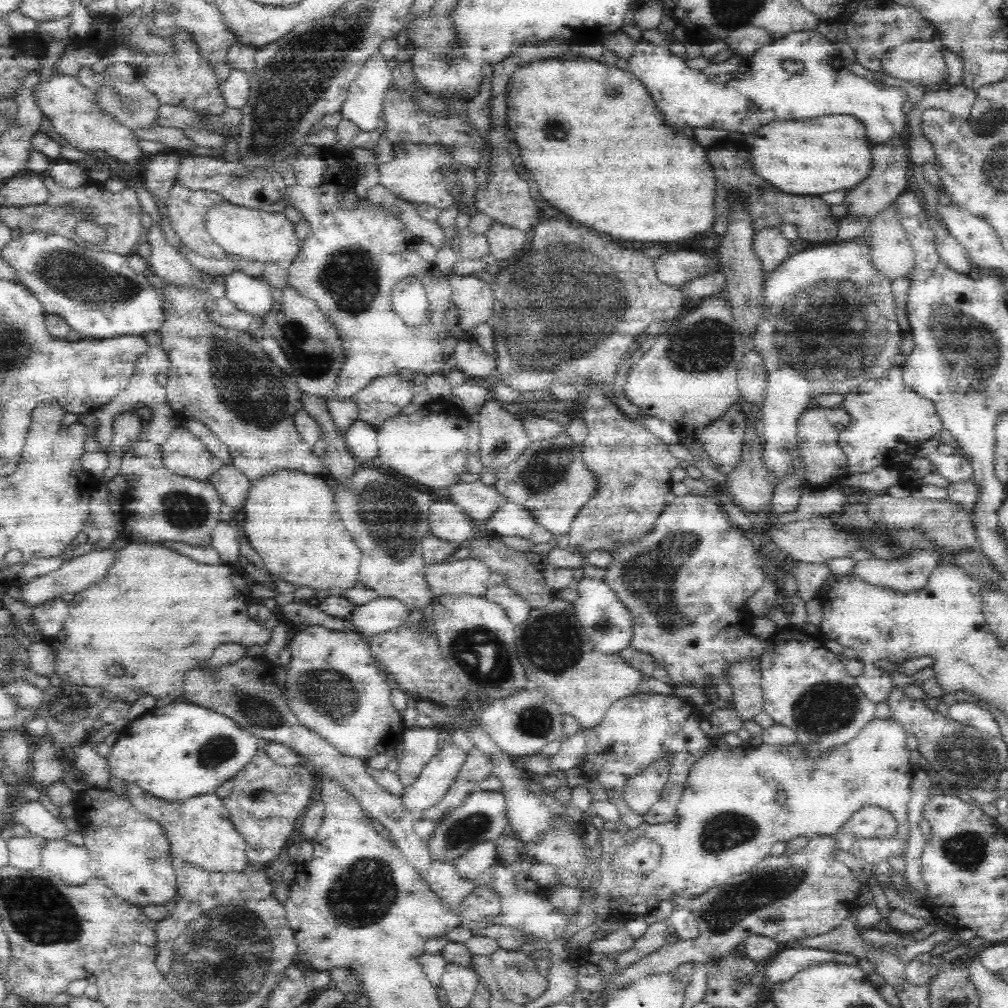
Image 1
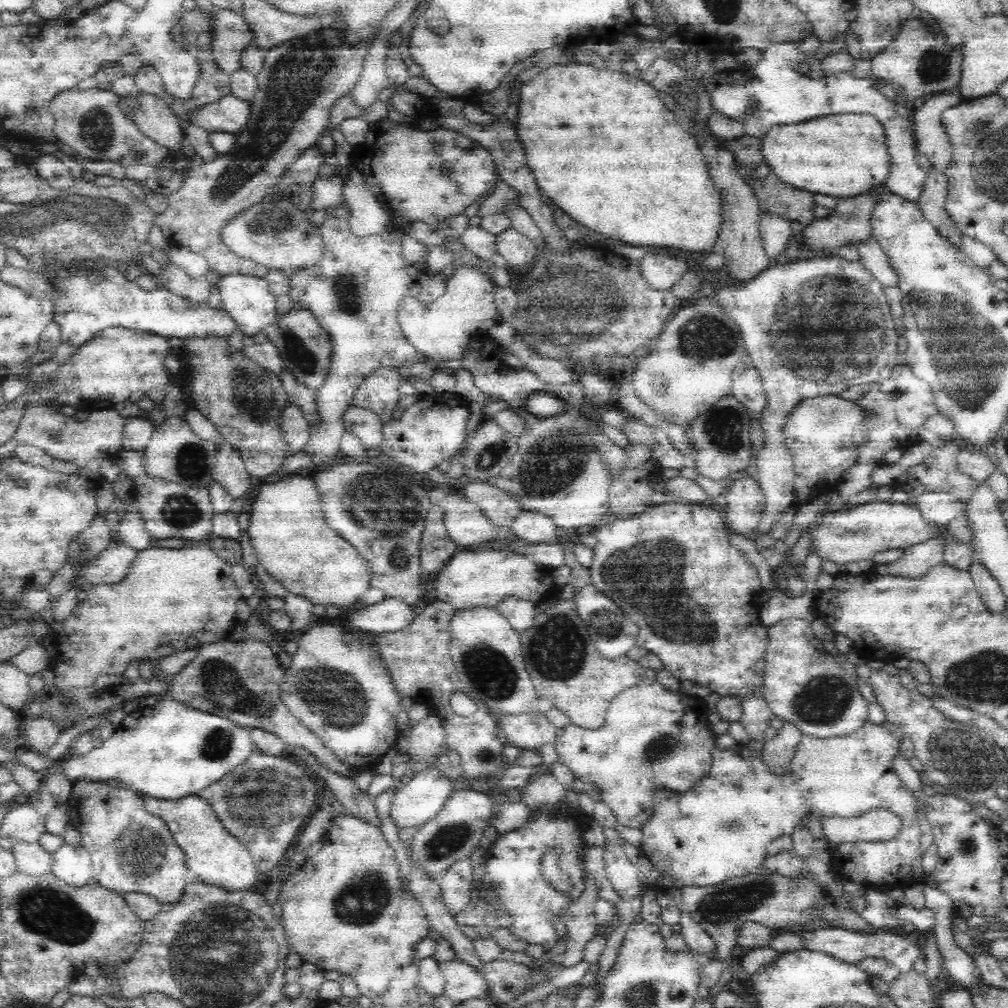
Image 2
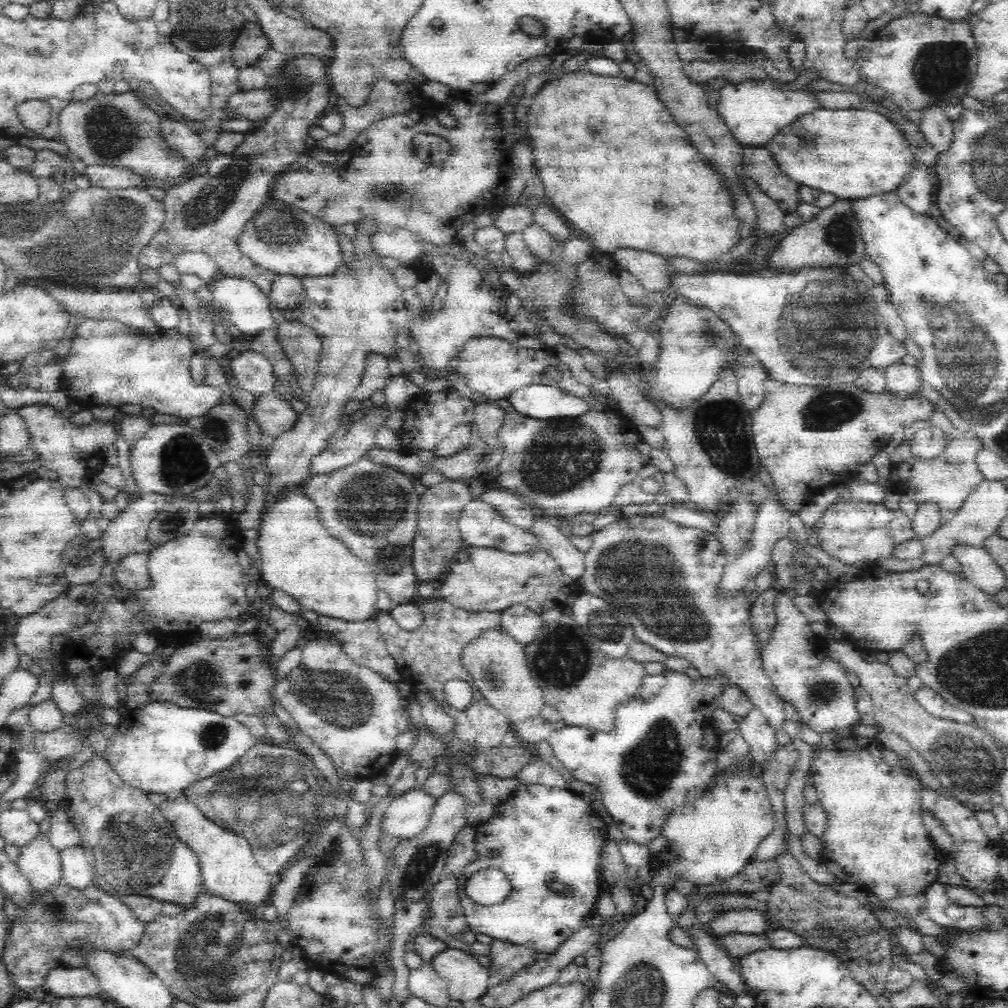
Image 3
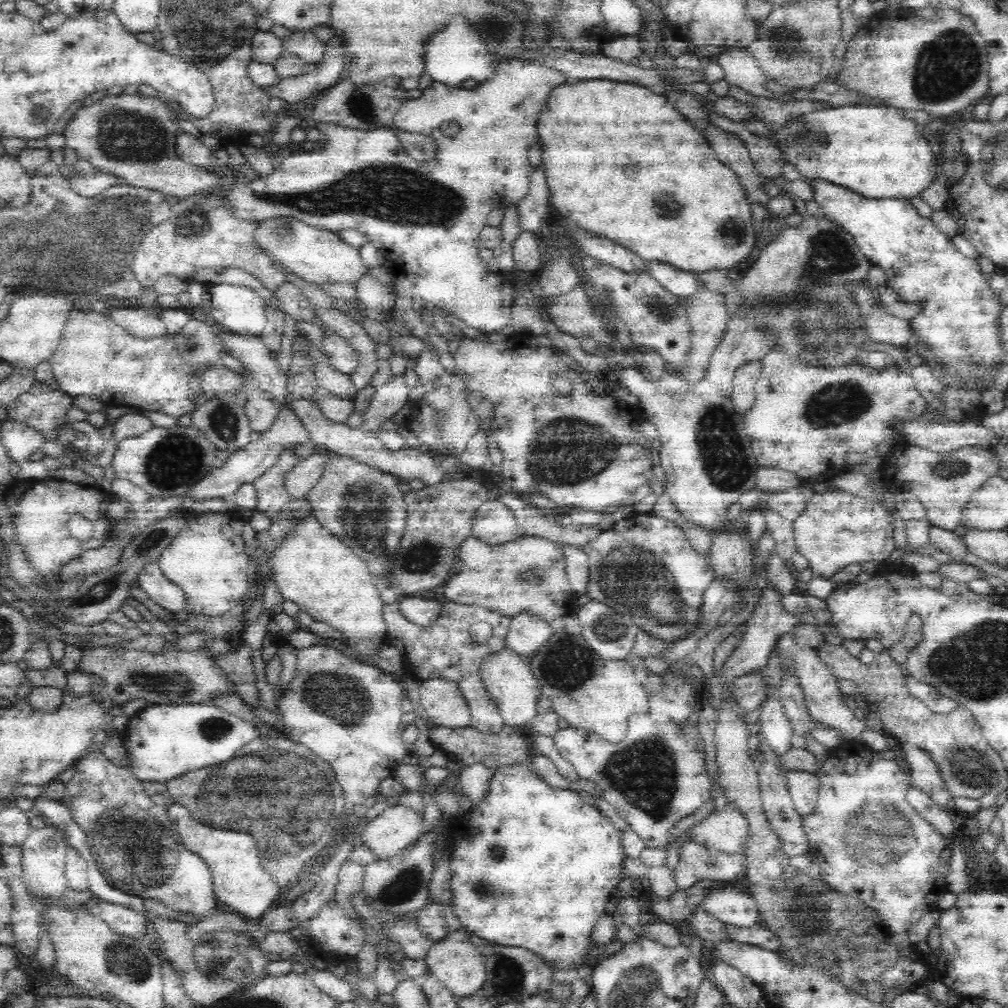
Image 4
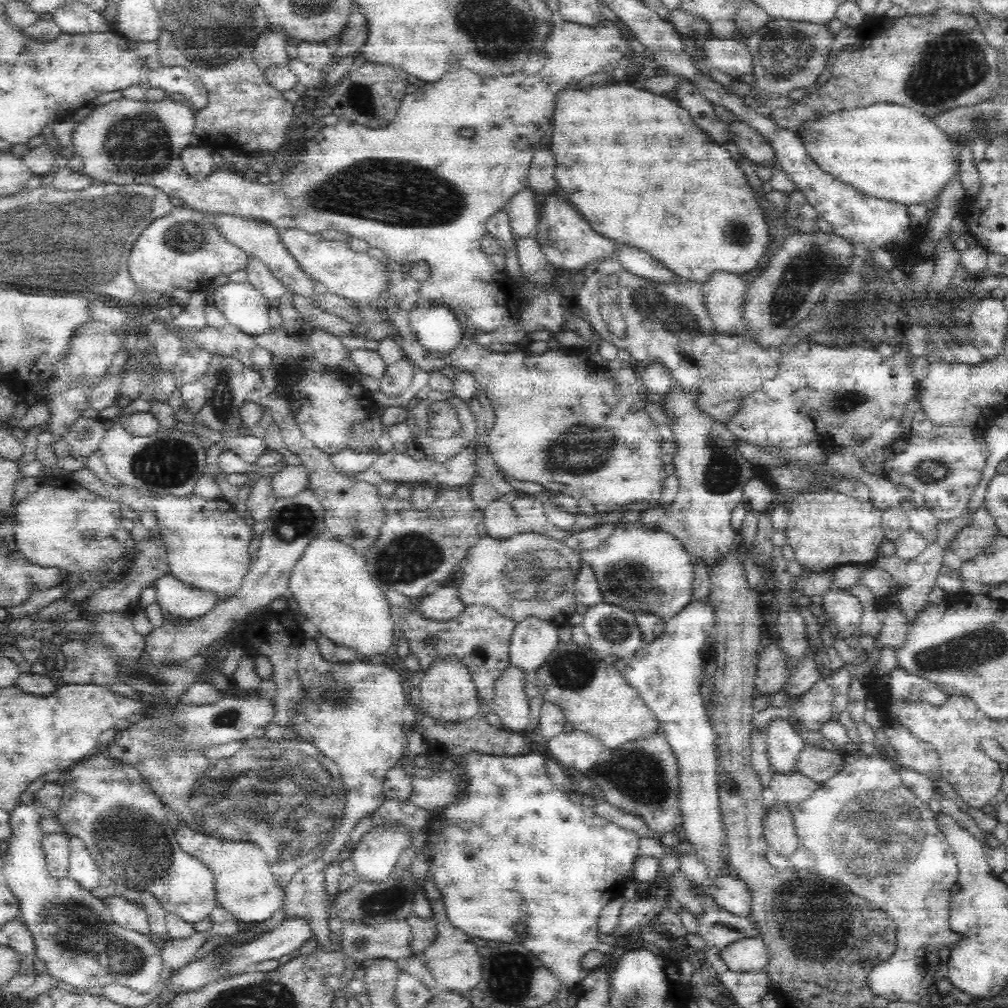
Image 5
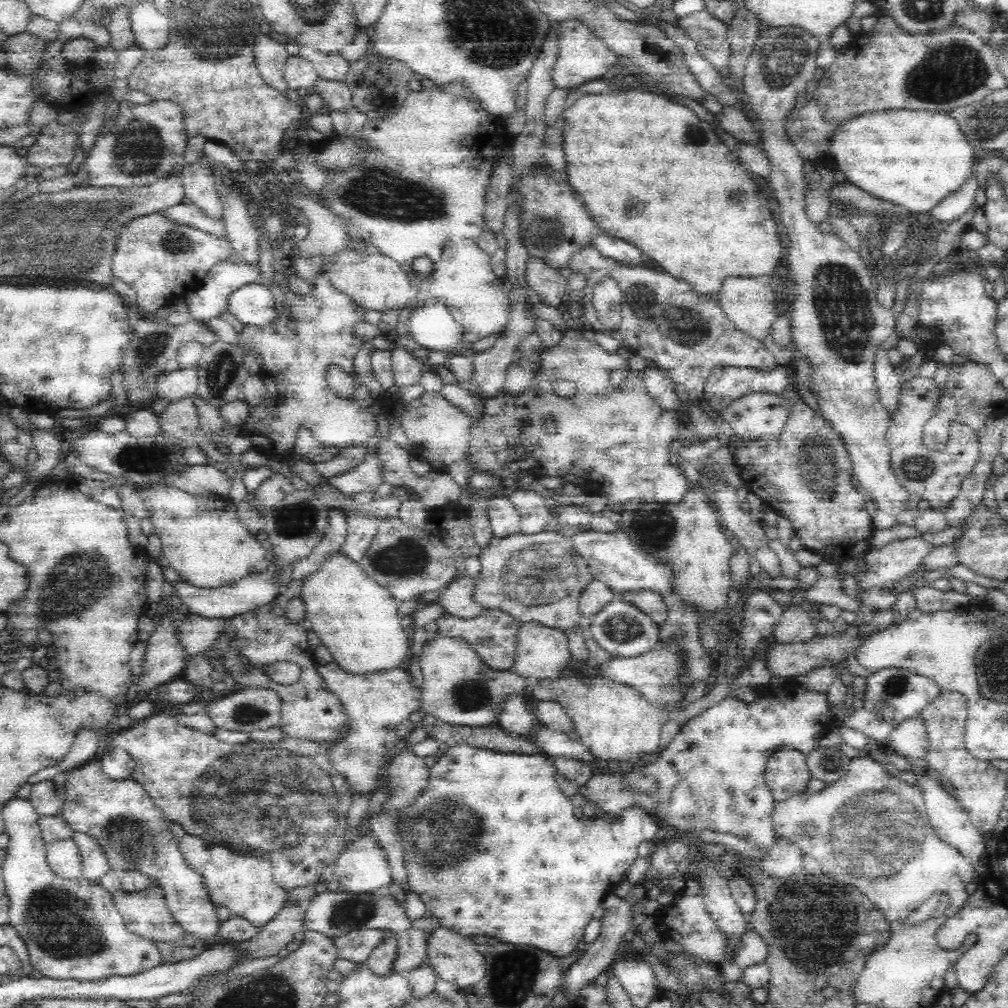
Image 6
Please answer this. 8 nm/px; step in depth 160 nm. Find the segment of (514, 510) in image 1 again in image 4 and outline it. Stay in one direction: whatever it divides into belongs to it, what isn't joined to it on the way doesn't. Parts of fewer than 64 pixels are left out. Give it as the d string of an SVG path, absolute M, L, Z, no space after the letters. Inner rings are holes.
M561 546L565 554L565 571L572 592L577 597L587 593L589 585L589 560L580 548L574 546Z

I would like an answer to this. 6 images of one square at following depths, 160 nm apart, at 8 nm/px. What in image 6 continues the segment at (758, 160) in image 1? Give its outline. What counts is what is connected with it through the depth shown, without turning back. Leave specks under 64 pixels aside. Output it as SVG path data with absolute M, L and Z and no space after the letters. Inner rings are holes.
M882 109L882 112L872 112L872 114L866 114L866 116L858 116L858 118L852 118L848 122L842 124L838 131L836 131L830 140L830 150L832 159L835 160L835 164L839 167L839 170L845 174L845 178L849 180L853 185L858 186L862 190L869 192L876 198L882 198L898 204L898 206L904 206L906 210L910 210L914 219L927 218L928 213L946 198L950 193L956 192L966 181L967 178L975 172L974 164L978 162L977 149L970 144L970 141L965 137L965 134L960 130L960 126L954 120L948 112L942 110L910 110L910 109Z

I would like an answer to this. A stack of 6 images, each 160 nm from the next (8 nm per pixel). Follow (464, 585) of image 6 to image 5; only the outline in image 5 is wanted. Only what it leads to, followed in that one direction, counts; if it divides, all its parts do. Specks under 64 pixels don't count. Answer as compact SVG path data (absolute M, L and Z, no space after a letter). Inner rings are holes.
M441 586L432 595L417 600L417 606L422 617L438 621L452 620L468 608L460 600L458 588L454 586Z

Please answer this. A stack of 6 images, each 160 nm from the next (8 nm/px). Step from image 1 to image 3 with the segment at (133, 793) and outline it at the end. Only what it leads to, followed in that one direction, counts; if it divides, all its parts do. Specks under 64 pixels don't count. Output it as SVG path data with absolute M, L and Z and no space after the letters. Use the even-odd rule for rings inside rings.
M184 795L163 802L159 809L174 827L174 837L187 844L198 857L203 887L210 895L234 904L246 904L250 910L262 910L273 891L270 876L257 863L249 842L240 834L227 831L206 818Z

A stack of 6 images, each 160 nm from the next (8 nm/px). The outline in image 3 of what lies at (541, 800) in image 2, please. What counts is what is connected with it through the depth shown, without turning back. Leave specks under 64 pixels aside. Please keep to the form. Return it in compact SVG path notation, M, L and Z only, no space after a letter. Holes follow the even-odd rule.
M537 756L528 762L516 777L519 782L526 784L543 784L548 788L568 788L567 776L559 773L555 765Z

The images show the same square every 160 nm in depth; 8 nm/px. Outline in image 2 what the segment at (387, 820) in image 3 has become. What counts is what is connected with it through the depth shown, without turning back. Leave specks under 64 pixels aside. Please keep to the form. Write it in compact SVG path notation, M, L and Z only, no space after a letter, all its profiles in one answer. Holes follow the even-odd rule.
M432 767L415 773L405 785L401 784L390 806L396 828L420 828L432 820L454 791L454 782Z

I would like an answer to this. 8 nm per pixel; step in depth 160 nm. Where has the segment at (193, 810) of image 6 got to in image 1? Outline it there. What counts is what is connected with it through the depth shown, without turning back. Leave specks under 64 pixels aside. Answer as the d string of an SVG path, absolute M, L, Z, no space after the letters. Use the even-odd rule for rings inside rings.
M260 741L256 756L230 780L222 782L214 793L222 800L228 818L246 841L247 857L251 868L267 869L270 862L283 858L304 812L312 804L316 790L314 774L307 766L280 766L263 750L266 741Z

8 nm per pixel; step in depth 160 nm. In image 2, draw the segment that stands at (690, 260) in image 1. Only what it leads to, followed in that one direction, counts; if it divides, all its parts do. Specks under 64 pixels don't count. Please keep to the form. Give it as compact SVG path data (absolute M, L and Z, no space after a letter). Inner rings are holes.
M649 253L637 264L646 285L655 291L669 290L689 271L686 262L662 254Z

